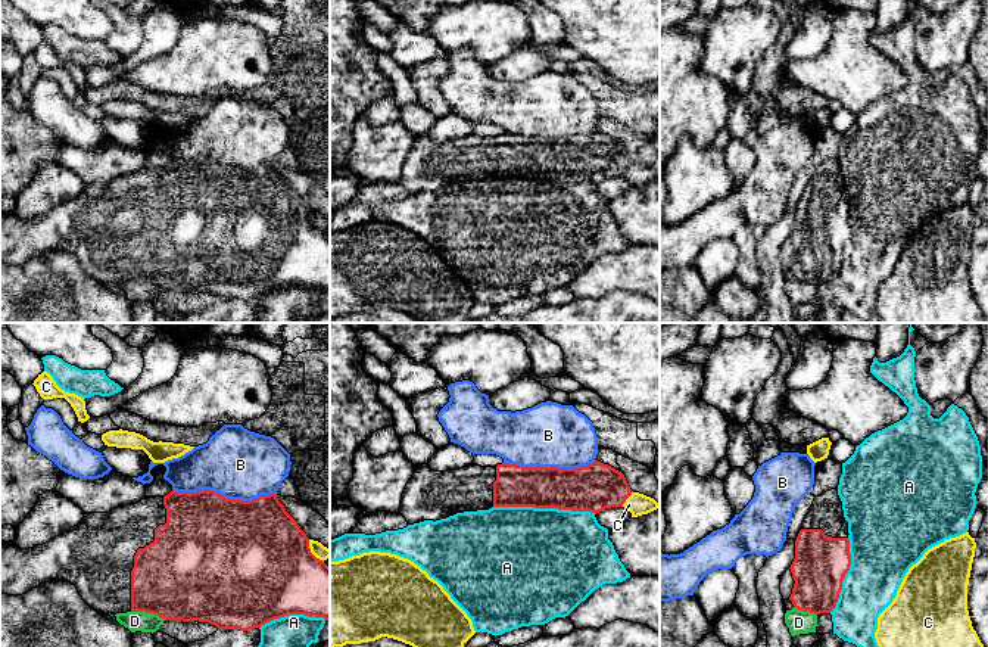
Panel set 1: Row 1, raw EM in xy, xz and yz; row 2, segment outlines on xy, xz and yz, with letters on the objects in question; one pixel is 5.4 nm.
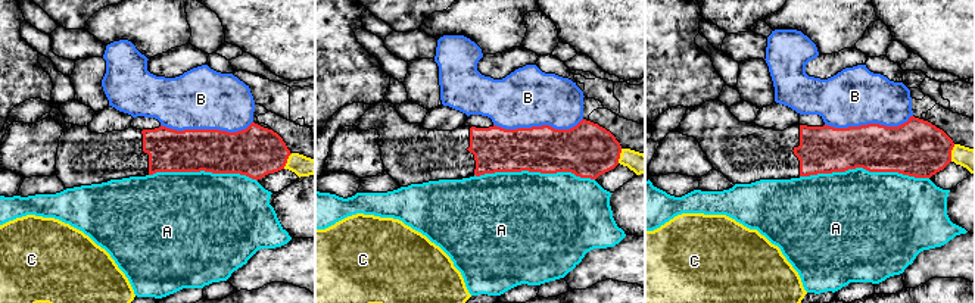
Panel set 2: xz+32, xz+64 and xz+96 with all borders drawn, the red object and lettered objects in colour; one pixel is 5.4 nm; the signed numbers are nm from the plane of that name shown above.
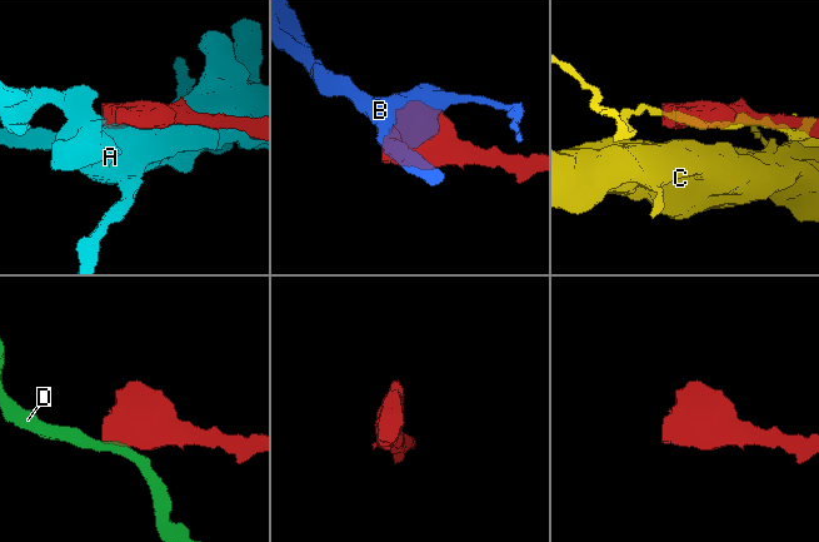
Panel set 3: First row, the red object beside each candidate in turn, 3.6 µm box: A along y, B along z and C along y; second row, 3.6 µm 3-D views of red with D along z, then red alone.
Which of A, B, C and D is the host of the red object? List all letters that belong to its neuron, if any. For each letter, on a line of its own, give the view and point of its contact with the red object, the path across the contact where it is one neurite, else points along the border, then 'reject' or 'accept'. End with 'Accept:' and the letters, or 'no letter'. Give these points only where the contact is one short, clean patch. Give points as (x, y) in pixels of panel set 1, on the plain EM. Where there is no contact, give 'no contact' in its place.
A: xz (545, 177) | reject
B: xy (223, 165) | reject
C: xz (627, 167) | reject
D: xy (149, 282) | along xy (131, 280), (152, 282), (165, 289) | reject
Accept: no letter

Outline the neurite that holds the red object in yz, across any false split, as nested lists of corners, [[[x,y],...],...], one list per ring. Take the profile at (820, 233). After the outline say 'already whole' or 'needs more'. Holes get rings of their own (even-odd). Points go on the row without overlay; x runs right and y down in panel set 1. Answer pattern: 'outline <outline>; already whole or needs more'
outline [[[838,159],[816,167],[795,209],[795,228],[789,237],[795,251],[789,270],[795,279],[820,284],[836,277],[842,251],[851,236],[848,205]]]; needs more

